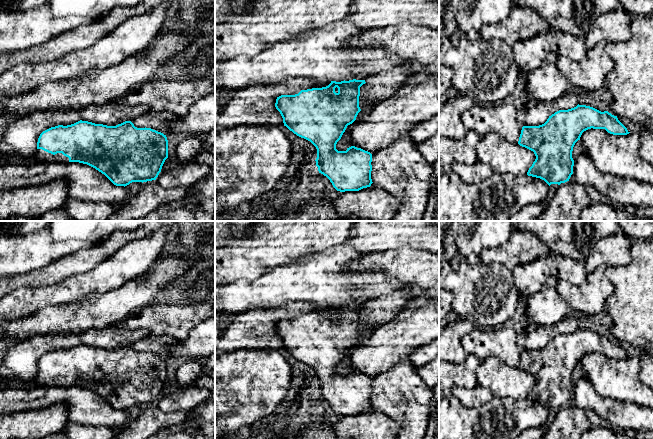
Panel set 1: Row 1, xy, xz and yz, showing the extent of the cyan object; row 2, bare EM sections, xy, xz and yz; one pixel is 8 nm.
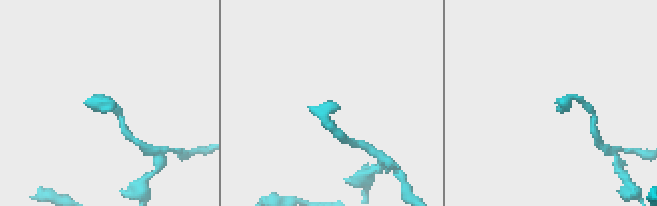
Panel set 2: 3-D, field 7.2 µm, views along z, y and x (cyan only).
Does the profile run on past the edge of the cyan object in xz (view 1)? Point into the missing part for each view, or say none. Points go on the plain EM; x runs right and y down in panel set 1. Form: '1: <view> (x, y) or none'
1: none

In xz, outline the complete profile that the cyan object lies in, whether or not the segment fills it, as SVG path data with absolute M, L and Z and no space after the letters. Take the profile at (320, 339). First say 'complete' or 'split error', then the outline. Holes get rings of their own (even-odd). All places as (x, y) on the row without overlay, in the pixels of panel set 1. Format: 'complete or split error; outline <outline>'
complete; outline M365 304L331 305L322 312L301 314L295 319L277 321L275 331L280 336L284 350L297 360L310 365L317 373L316 390L333 411L340 416L359 415L370 411L372 406L372 378L351 370L346 375L336 373L348 349L352 348L361 335L359 331L360 311Z

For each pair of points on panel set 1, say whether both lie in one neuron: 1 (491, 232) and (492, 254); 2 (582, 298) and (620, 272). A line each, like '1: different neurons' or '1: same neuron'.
1: different neurons
2: different neurons

